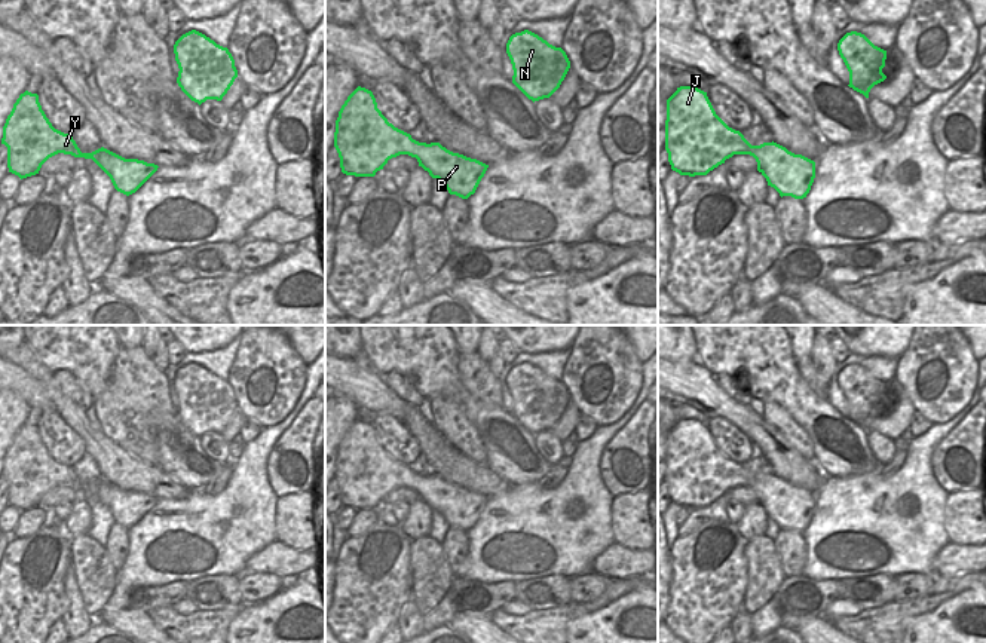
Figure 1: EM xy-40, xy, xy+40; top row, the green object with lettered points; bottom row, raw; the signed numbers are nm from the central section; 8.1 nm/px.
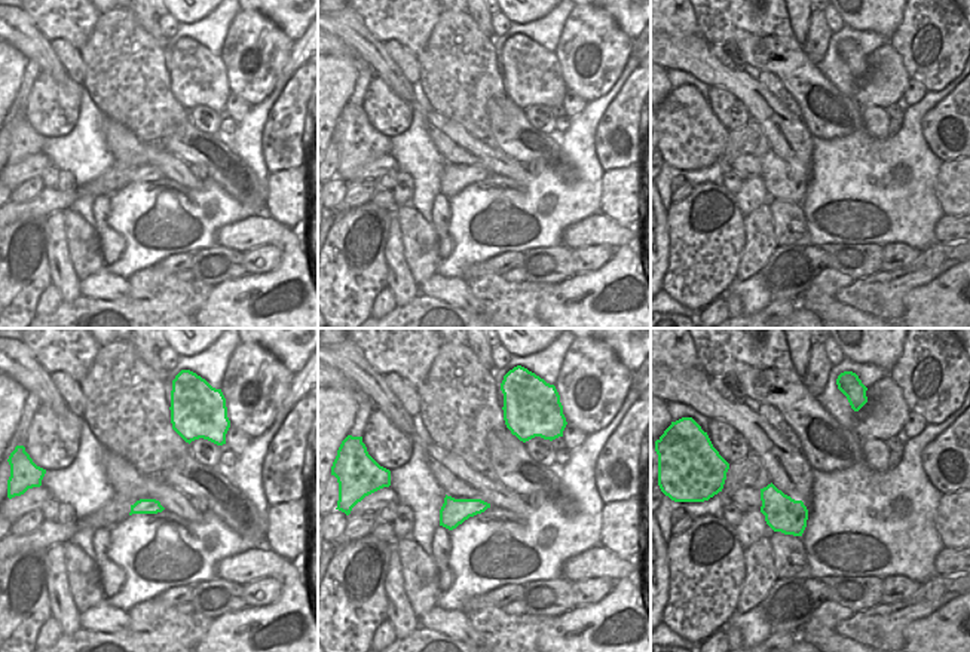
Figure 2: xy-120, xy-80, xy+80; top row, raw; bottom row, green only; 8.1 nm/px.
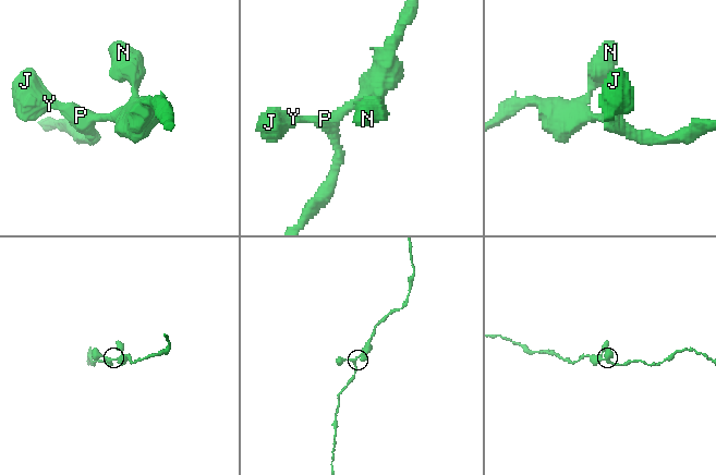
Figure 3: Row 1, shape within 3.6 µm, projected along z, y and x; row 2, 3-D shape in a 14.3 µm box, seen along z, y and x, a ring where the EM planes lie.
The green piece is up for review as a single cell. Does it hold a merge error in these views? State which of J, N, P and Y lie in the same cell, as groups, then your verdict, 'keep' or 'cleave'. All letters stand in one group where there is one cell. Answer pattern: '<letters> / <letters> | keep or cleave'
J N P Y | keep

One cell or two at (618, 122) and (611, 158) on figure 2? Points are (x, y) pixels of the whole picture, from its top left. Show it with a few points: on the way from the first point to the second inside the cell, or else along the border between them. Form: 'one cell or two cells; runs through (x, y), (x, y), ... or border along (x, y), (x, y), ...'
one cell; runs through (611, 131), (608, 137), (611, 149)

